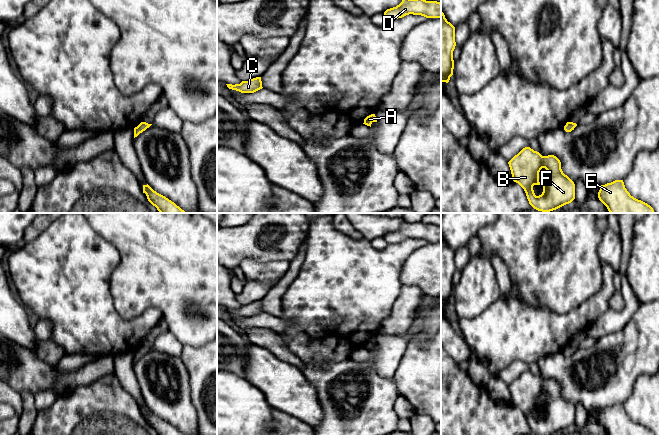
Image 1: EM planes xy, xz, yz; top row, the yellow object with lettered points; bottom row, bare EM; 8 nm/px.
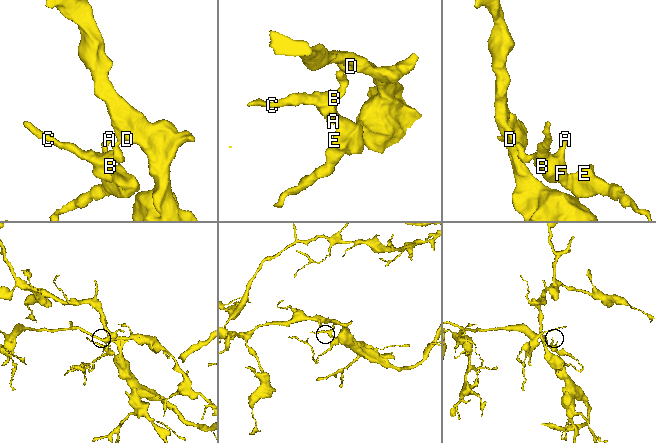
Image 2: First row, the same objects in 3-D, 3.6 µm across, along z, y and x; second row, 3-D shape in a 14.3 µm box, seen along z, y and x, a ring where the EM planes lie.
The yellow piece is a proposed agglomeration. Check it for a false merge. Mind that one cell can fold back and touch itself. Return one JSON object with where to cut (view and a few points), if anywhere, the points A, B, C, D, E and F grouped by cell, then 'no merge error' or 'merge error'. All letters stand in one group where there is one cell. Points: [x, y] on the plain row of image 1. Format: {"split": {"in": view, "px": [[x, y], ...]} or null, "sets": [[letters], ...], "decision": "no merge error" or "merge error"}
{"split": null, "sets": [["A", "B", "C", "D", "E", "F"]], "decision": "no merge error"}

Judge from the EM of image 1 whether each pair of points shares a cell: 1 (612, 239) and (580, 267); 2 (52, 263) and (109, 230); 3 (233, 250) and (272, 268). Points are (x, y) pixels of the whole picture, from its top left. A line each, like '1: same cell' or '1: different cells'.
1: different cells
2: different cells
3: different cells

